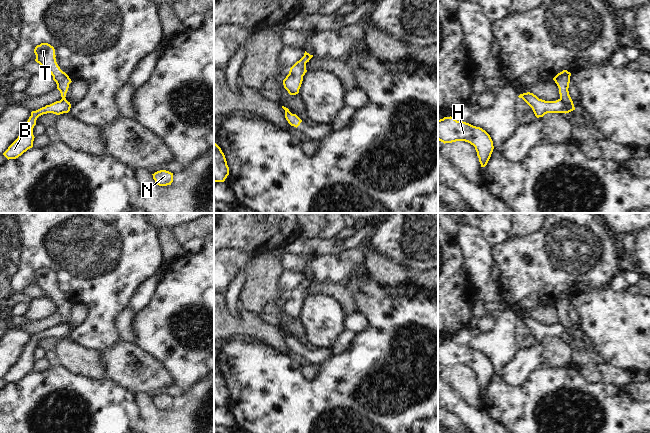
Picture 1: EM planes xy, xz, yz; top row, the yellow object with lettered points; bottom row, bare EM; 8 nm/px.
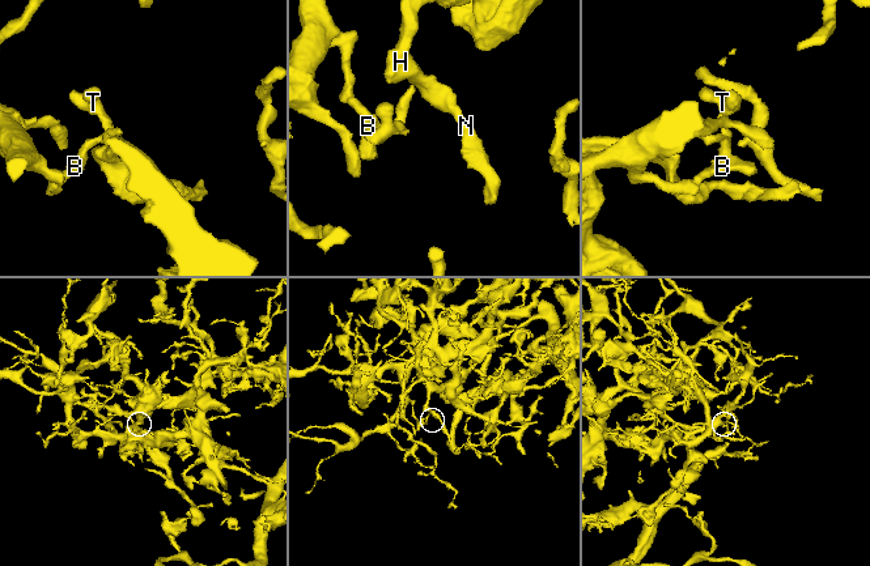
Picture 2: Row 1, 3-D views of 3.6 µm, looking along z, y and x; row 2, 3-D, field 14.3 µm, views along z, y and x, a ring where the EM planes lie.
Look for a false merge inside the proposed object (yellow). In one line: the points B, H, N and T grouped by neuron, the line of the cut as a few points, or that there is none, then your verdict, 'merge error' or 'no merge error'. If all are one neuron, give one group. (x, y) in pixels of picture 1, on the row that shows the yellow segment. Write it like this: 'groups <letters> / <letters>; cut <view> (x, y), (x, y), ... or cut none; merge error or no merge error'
groups B H N / T; cut yz (560, 98), (573, 107); merge error

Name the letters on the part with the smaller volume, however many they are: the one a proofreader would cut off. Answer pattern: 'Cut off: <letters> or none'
Cut off: T

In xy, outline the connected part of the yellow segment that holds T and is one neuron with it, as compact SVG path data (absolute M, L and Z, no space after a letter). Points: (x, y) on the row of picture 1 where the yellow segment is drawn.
M41 43L35 47L34 53L36 55L35 61L51 73L62 99L66 99L66 93L72 81L58 66L54 47L48 43Z

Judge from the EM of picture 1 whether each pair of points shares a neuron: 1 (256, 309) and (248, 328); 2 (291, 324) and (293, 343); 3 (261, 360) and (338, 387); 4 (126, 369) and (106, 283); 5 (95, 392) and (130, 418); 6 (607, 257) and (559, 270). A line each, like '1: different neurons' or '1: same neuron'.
1: different neurons
2: different neurons
3: same neuron
4: different neurons
5: same neuron
6: same neuron

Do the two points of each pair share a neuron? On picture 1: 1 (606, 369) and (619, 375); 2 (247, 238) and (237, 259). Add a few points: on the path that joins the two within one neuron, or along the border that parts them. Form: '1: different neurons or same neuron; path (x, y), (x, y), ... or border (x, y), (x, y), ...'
1: same neuron; path (609, 372), (612, 375), (616, 375)
2: different neurons; border (224, 248), (244, 251), (251, 255)

